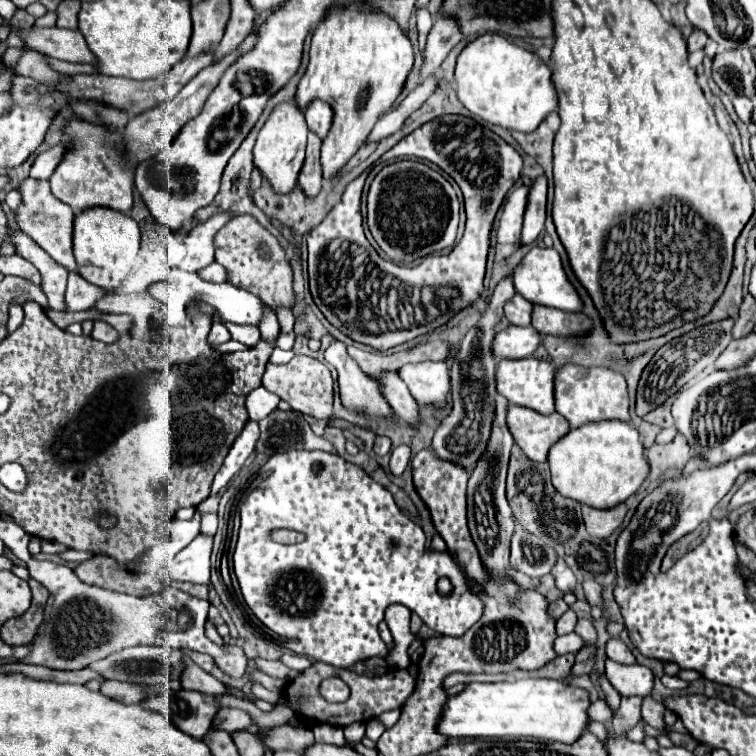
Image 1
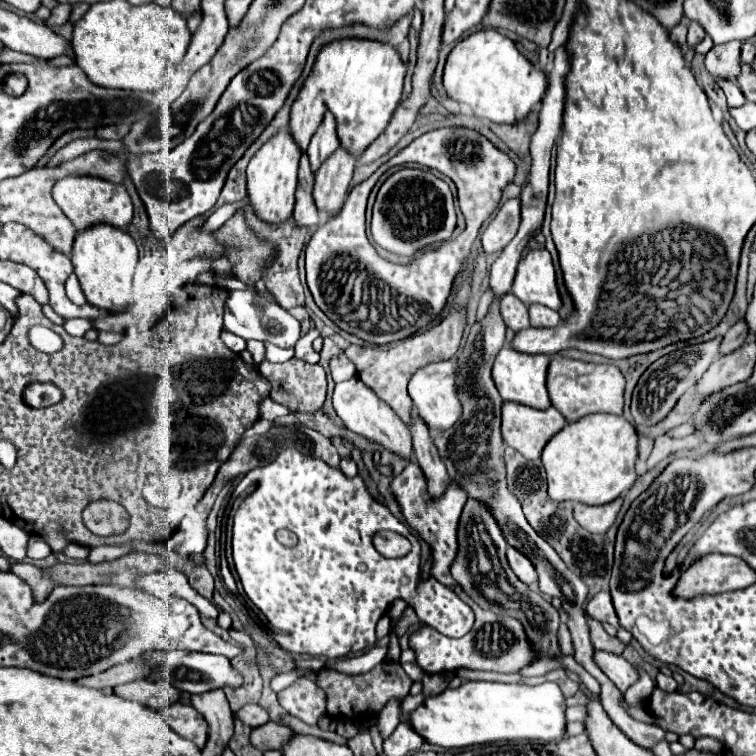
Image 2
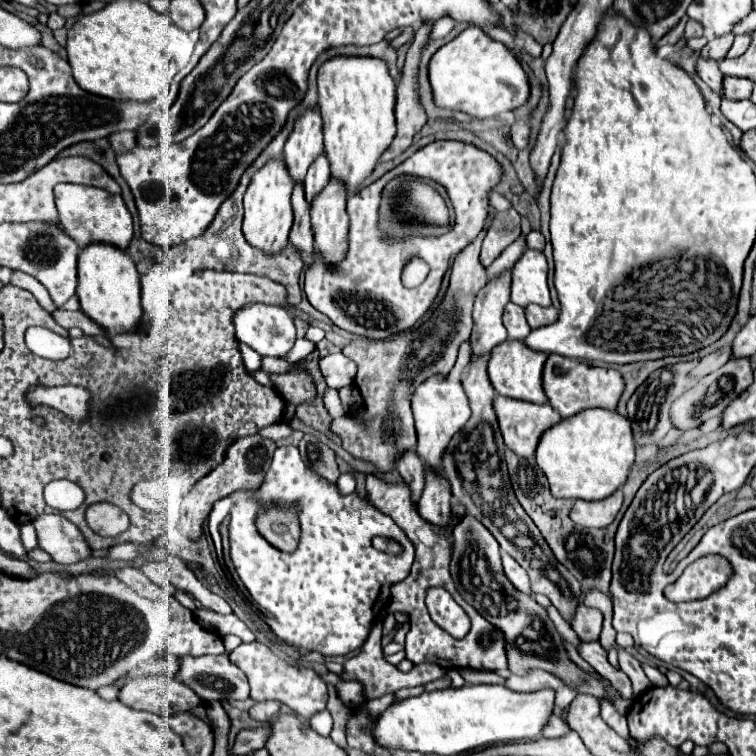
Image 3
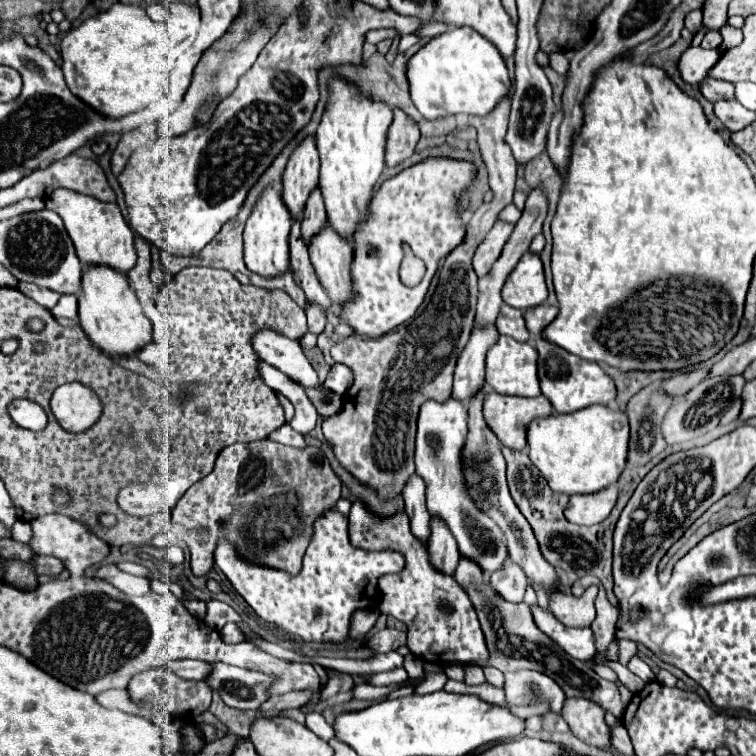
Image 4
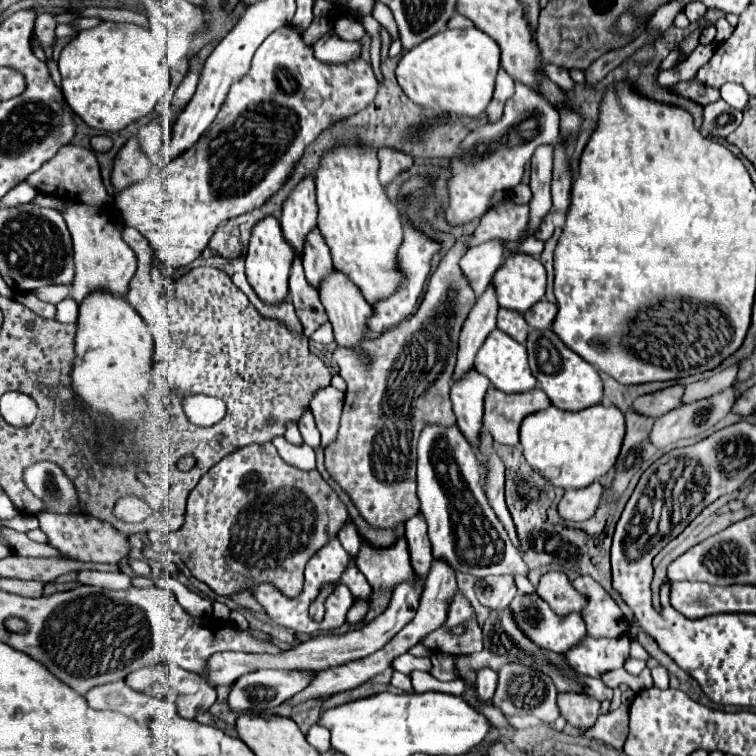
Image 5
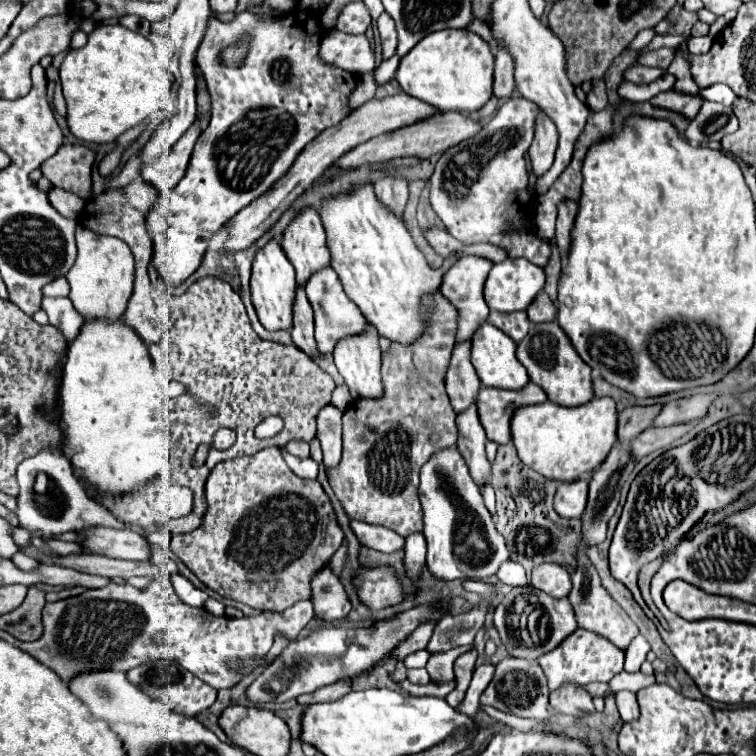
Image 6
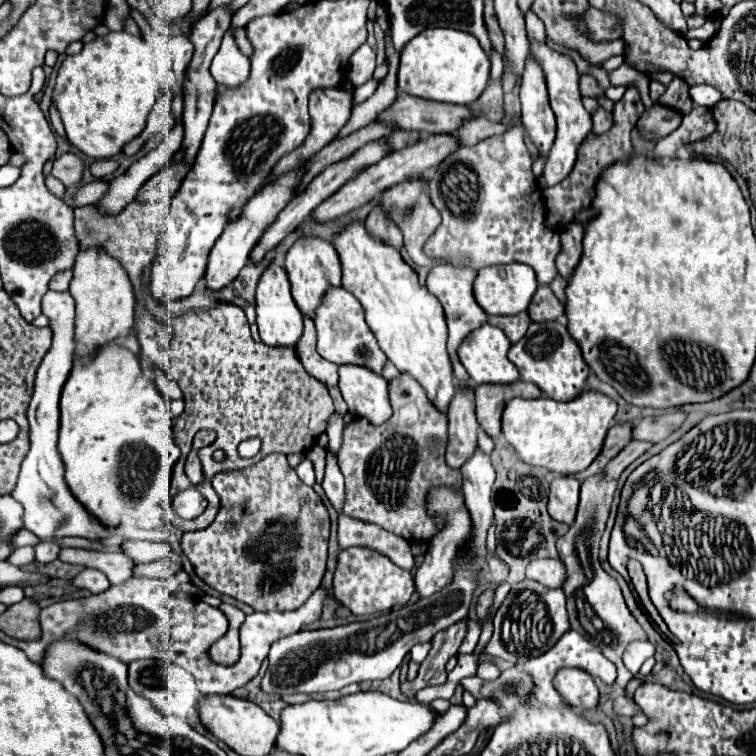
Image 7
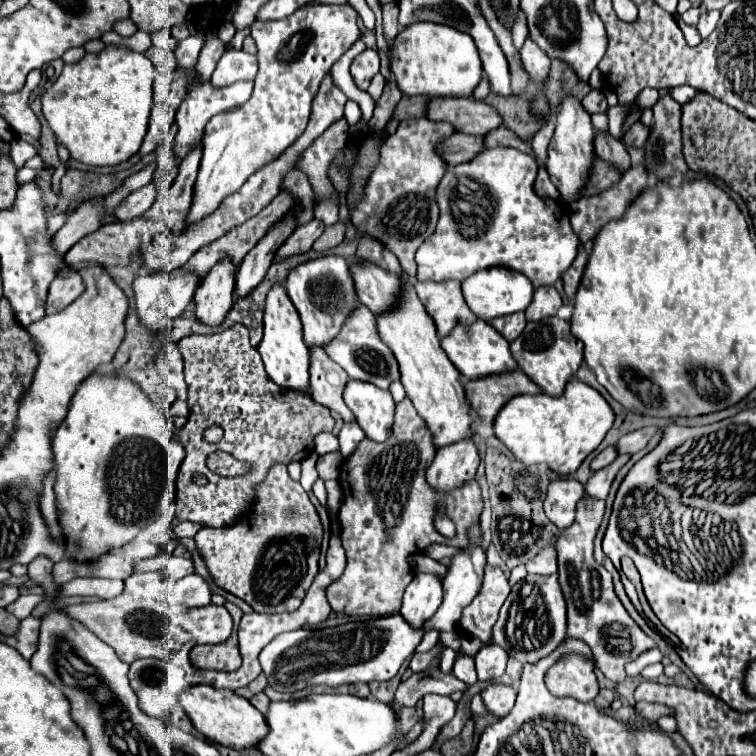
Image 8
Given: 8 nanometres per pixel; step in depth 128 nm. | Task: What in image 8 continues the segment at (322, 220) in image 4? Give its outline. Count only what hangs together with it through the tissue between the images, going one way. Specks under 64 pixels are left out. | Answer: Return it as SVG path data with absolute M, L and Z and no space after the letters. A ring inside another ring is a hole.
M360 304L348 316L340 334L326 346L326 354L334 362L338 362L352 380L370 382L382 390L388 390L394 380L400 380L400 368L396 364L396 358L394 358L392 350L380 340L380 336L376 332L376 316L364 304Z

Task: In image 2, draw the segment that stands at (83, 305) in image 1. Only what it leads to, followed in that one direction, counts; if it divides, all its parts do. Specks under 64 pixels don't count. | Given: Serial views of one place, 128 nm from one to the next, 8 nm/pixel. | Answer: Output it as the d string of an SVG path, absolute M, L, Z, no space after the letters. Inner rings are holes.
M72 274L70 278L68 278L68 282L66 282L66 294L68 294L68 298L76 304L76 306L82 306L84 302L86 302L86 298L84 298L84 292L82 292L82 288L80 288L80 284L78 284L78 278Z

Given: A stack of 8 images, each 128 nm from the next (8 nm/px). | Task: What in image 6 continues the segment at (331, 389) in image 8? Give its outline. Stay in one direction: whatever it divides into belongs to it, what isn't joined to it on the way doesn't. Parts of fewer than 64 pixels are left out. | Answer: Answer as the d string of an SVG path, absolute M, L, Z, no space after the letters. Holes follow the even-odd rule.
M296 288L296 302L294 302L294 328L292 328L292 342L310 358L318 358L318 348L314 340L314 316L312 306L306 300L306 292Z

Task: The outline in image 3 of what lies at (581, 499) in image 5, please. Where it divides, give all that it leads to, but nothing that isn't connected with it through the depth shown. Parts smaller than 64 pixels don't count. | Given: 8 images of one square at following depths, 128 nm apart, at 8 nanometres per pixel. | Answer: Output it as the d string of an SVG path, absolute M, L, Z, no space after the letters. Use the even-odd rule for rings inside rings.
M622 492L608 496L608 500L576 500L570 512L572 522L584 528L606 528L622 506Z

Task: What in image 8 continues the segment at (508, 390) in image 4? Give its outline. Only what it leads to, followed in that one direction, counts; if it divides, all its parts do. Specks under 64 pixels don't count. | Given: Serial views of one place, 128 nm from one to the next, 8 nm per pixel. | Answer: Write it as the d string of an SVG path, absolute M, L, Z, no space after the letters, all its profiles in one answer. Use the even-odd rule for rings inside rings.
M476 320L470 326L460 326L454 328L448 336L444 336L440 340L442 350L448 354L448 358L452 360L452 364L462 372L462 376L466 376L468 380L480 378L480 376L488 376L488 374L500 374L500 372L510 372L516 370L518 364L510 354L510 346L504 340L504 336L500 336L500 332L496 332L488 322L484 320Z

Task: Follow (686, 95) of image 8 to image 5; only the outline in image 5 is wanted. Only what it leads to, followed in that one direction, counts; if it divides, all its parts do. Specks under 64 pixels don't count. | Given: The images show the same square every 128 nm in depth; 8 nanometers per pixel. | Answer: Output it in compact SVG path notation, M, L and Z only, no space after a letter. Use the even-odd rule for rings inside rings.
M724 84L724 86L720 86L720 98L724 102L728 102L732 108L744 110L750 96L746 94L746 90L740 84Z

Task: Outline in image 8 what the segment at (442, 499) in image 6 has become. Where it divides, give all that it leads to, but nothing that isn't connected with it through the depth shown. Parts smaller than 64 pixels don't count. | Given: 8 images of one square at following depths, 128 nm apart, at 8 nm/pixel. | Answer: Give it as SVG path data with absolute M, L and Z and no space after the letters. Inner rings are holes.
M416 574L404 592L400 614L412 628L422 628L428 622L442 600L442 582L434 574Z

